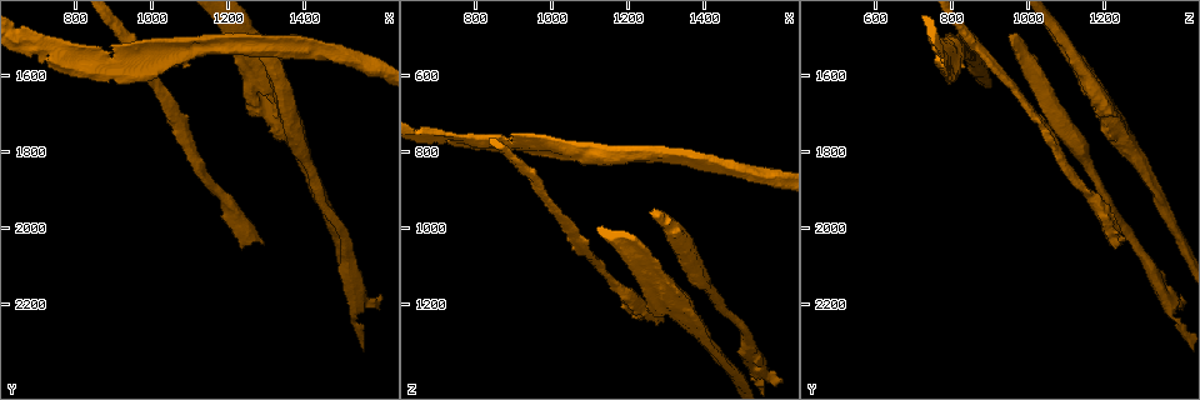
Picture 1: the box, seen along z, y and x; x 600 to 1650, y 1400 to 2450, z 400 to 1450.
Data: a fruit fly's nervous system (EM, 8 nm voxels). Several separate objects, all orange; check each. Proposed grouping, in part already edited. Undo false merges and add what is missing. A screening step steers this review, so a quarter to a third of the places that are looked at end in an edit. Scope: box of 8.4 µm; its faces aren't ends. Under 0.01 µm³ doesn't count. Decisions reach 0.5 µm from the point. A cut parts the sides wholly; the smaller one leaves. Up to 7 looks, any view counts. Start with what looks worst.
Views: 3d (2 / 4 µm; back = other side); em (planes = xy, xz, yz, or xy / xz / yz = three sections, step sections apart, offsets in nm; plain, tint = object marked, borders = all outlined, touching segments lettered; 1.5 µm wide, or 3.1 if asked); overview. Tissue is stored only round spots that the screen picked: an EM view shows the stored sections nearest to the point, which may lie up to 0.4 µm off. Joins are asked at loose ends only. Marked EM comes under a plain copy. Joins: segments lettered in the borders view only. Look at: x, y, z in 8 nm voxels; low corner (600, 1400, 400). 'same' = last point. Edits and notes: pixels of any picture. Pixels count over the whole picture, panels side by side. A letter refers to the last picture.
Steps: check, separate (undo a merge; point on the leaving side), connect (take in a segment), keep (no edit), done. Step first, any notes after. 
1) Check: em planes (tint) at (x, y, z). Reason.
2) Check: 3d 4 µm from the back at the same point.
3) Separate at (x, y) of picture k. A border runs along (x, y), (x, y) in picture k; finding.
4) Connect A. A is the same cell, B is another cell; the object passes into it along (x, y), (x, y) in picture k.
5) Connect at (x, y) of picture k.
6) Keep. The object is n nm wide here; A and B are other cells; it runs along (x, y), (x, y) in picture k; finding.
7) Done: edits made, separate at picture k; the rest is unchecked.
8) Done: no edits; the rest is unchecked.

Check: 3d 2 µm at (1530, 2175, 1355).

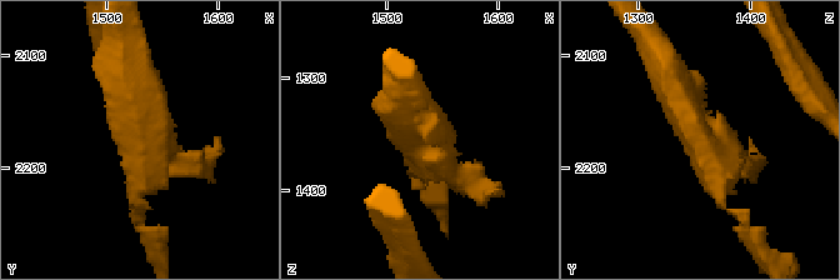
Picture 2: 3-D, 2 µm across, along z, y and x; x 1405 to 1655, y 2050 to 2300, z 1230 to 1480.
Check: em xy step 8 (tint) at (1534, 2176, 1356).

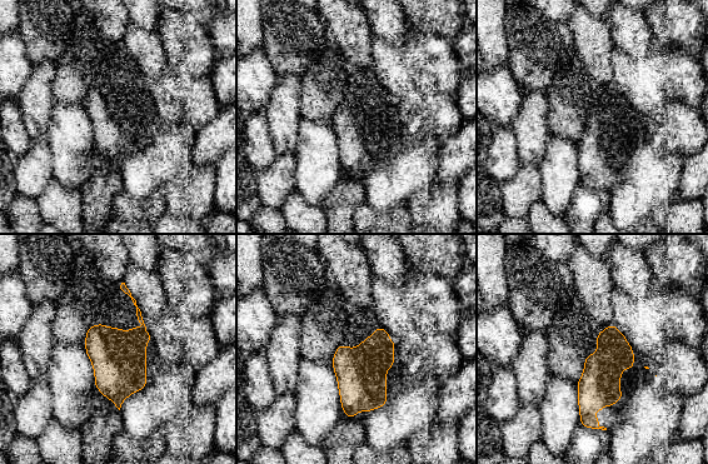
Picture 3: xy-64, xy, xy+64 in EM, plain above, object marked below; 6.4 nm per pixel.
Check: em planes (borders) at the same point. Another direction.

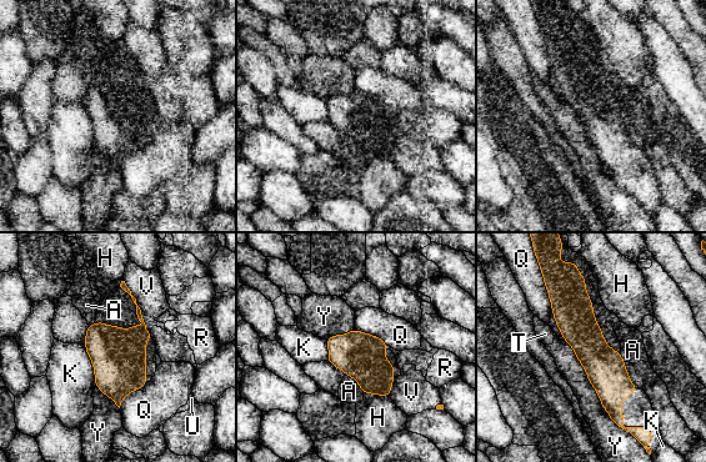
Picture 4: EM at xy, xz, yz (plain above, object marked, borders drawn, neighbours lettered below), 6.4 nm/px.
Keep. A, H, K, Q, R, T, U, V and Y are other cells; one neuron here.

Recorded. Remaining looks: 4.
Check: em planes (tint) at (1275, 1495, 955). Thick end.

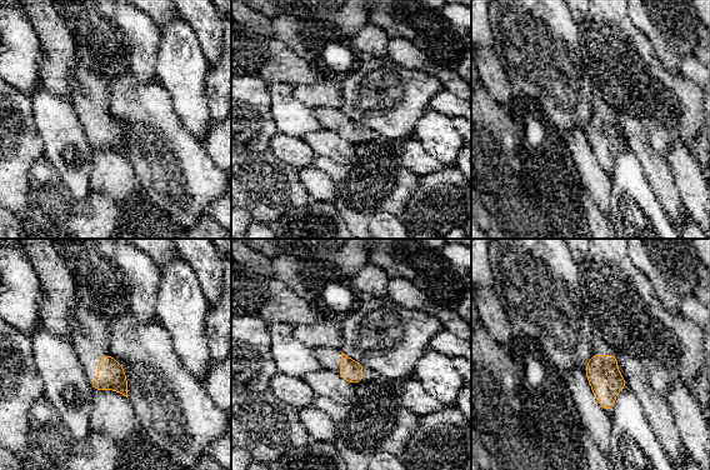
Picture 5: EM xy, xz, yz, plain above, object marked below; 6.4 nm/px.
Check: em planes (borders) at the same point. What lies round it.

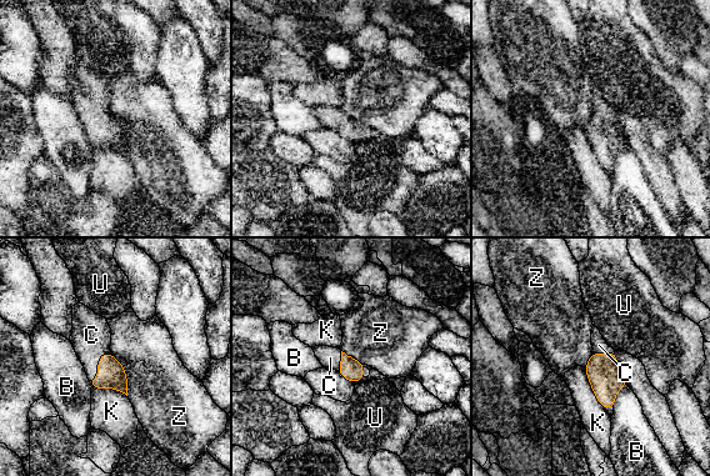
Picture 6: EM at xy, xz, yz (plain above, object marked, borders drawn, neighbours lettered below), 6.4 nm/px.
Connect C. C is the same cell, B, K, U and Z are other cells; the object passes into it along (110, 372), (98, 366), (91, 335) in picture 6; it goes on there.

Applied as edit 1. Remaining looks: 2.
Check: em xz step 8 (tint) at (1080, 1535, 810). Three arms meet.

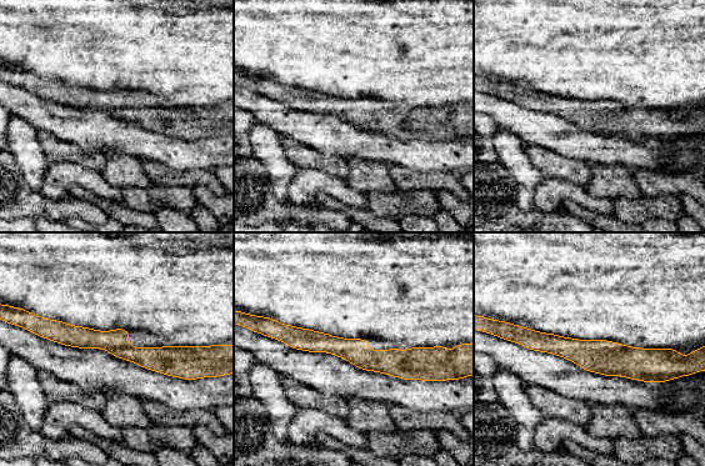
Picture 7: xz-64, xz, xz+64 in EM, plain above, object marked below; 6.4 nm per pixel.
Check: em planes (borders) at the same point.

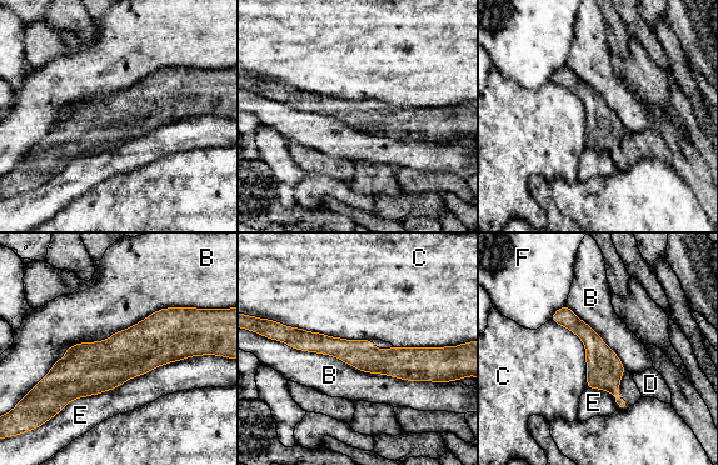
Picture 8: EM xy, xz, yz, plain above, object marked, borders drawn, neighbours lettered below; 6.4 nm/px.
Keep. B, C, D, E and F are other cells; a border runs along (268, 338), (363, 371), (434, 383) in picture 8; all the same neuron.

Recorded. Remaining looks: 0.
Done: edits made, connect at picture 6; the rest is unchecked.

